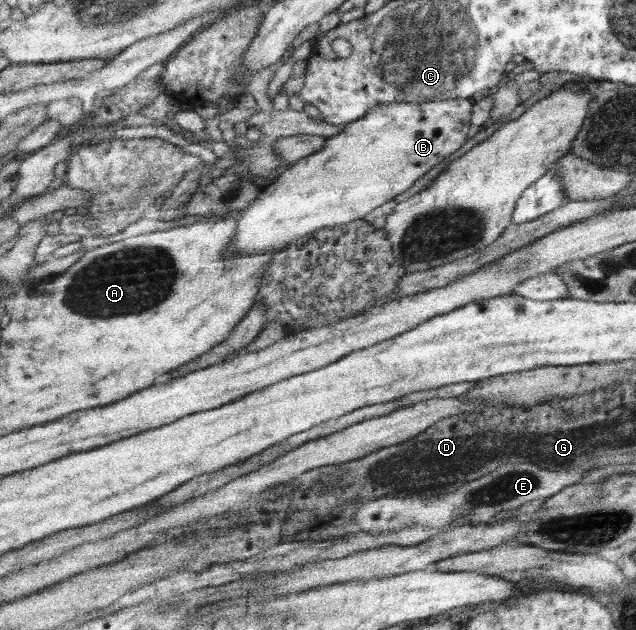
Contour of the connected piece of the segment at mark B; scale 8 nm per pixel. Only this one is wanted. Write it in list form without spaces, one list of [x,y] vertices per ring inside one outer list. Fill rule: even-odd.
[[[451,99],[435,102],[426,102],[423,104],[417,103],[393,103],[390,105],[376,106],[369,110],[366,116],[359,118],[348,124],[340,134],[332,136],[326,140],[324,148],[320,152],[315,152],[306,158],[296,161],[289,169],[286,169],[278,178],[267,183],[259,197],[248,208],[239,213],[240,221],[236,227],[236,235],[228,252],[236,254],[236,256],[260,256],[260,254],[270,254],[270,252],[280,252],[284,250],[289,244],[294,243],[296,240],[303,238],[303,236],[311,235],[326,227],[334,227],[340,224],[346,224],[354,220],[363,219],[368,212],[372,212],[374,208],[382,206],[384,202],[394,201],[395,198],[408,189],[414,186],[416,181],[428,174],[432,168],[440,164],[447,156],[454,154],[456,150],[460,150],[464,146],[464,142],[468,140],[470,134],[470,120],[472,120],[472,105],[474,101],[470,99]]]

